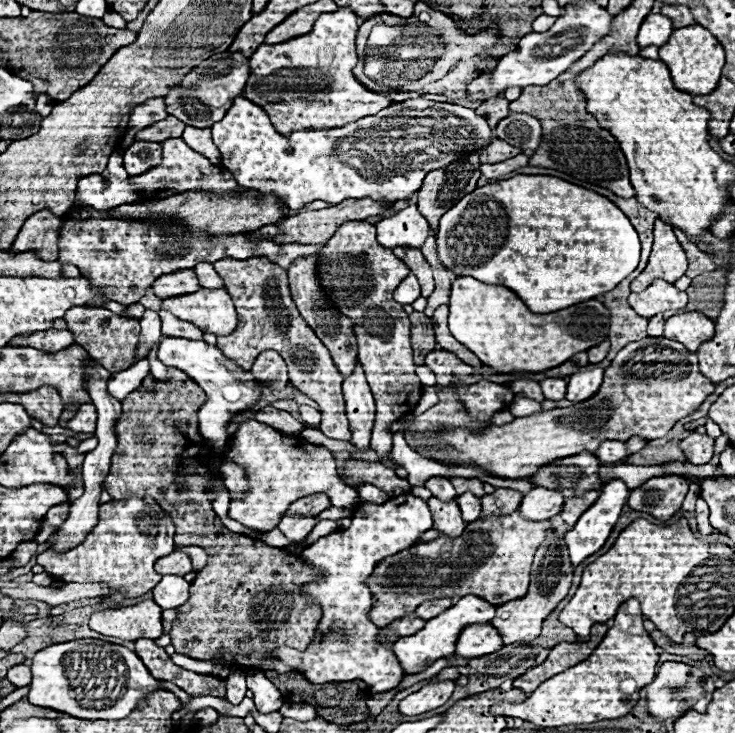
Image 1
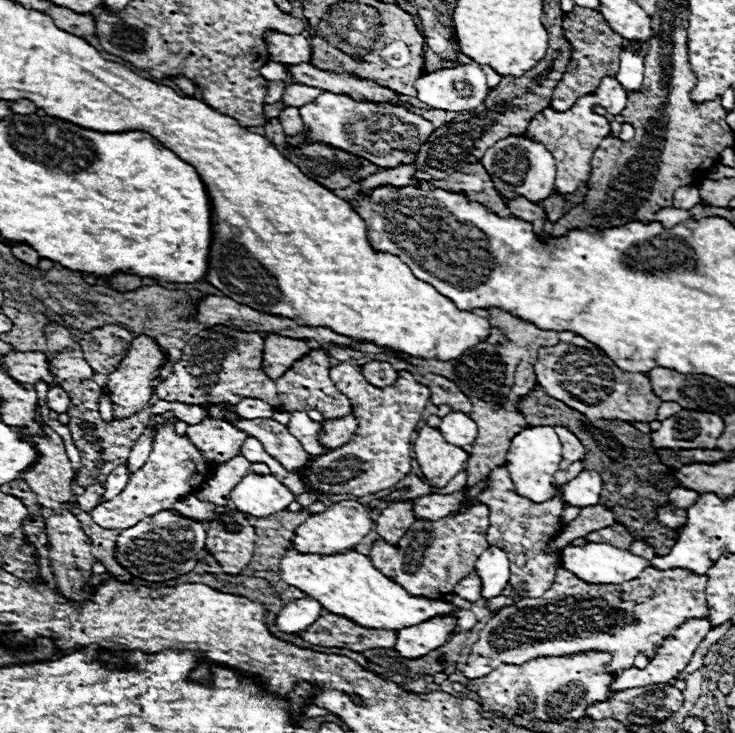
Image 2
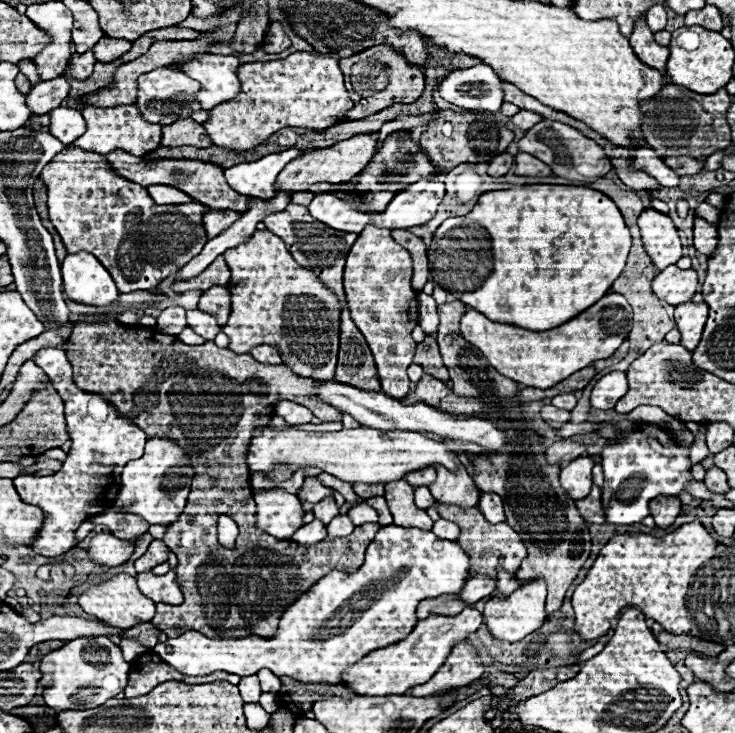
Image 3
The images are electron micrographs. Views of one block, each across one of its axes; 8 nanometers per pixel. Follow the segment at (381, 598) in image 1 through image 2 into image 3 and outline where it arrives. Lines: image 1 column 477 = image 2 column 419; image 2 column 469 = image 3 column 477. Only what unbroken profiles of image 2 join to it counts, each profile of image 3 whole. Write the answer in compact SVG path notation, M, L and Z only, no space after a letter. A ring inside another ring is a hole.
M438 504L438 512L444 520L456 522L460 526L460 536L458 536L456 542L470 556L470 576L486 574L486 576L496 578L498 576L498 566L512 572L512 574L518 572L522 560L526 558L526 548L524 548L524 542L522 542L520 534L516 534L516 530L512 530L506 522L490 526L490 522L484 520L484 516L480 514L480 510L476 506L470 508L470 510L462 510L458 506Z

